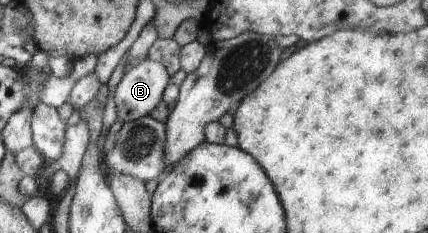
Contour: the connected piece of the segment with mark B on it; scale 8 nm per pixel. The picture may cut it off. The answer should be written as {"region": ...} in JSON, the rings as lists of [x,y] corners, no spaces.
{"region":[[[147,57],[132,67],[123,75],[114,91],[117,117],[131,122],[148,116],[163,101],[170,78],[162,63]]]}

